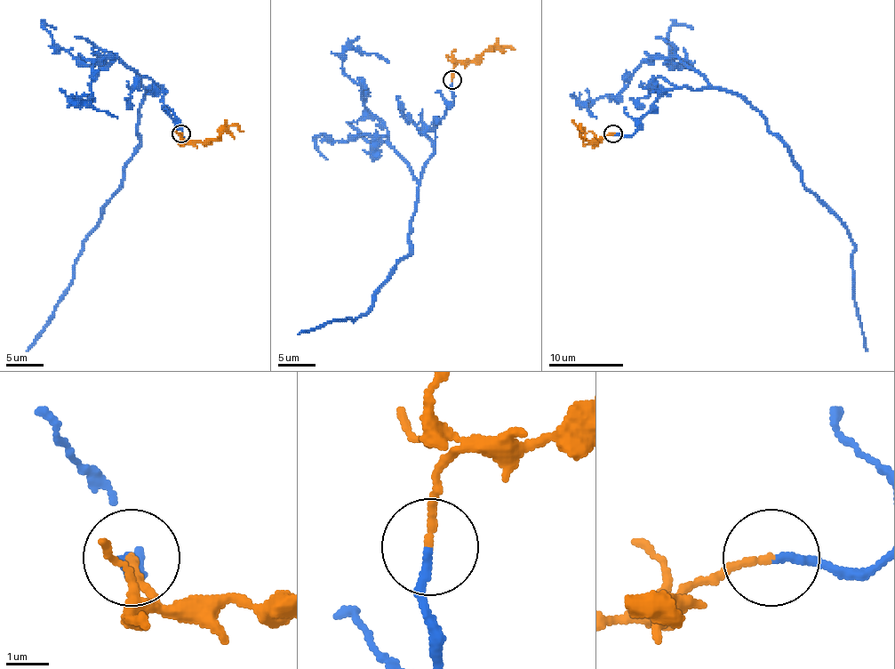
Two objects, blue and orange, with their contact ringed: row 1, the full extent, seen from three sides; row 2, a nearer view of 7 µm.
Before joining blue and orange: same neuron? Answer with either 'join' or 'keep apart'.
join

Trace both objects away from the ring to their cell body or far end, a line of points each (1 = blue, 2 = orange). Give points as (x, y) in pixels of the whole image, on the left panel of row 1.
1: (180, 133), (162, 86), (148, 88), (123, 187), (83, 243), (50, 323), (26, 350)
2: (180, 133), (187, 142), (210, 142), (230, 125), (243, 131)

